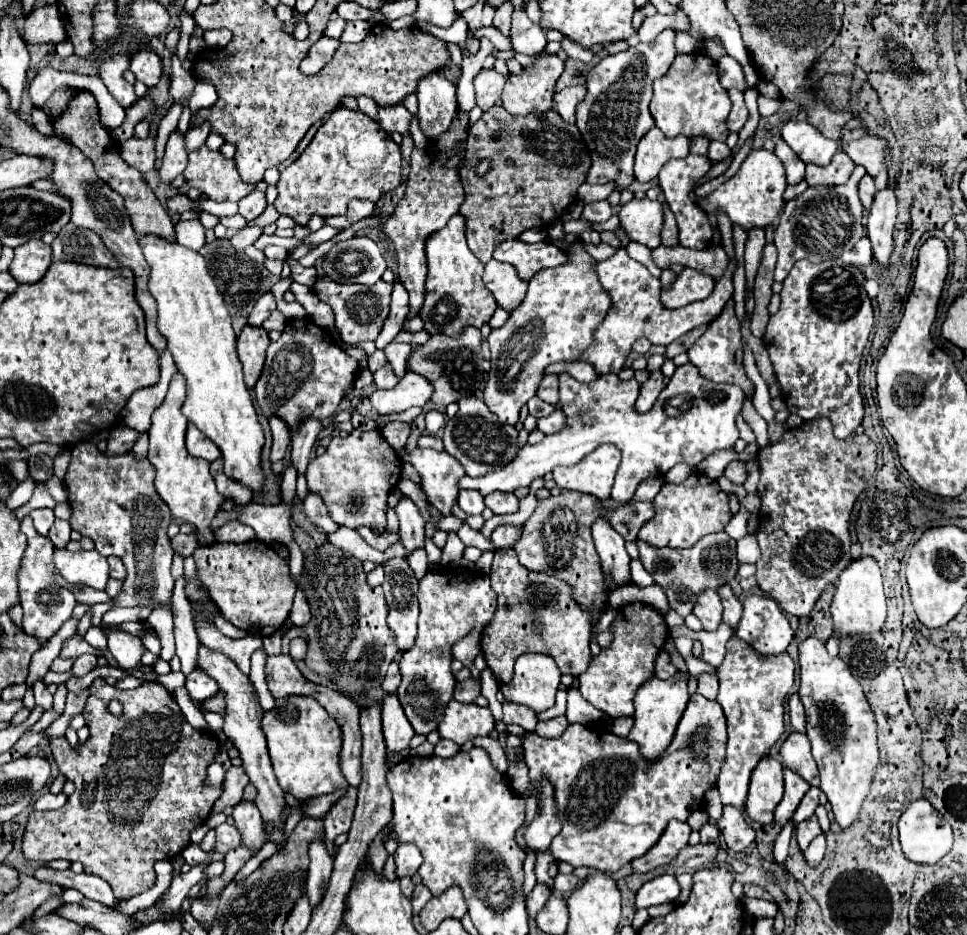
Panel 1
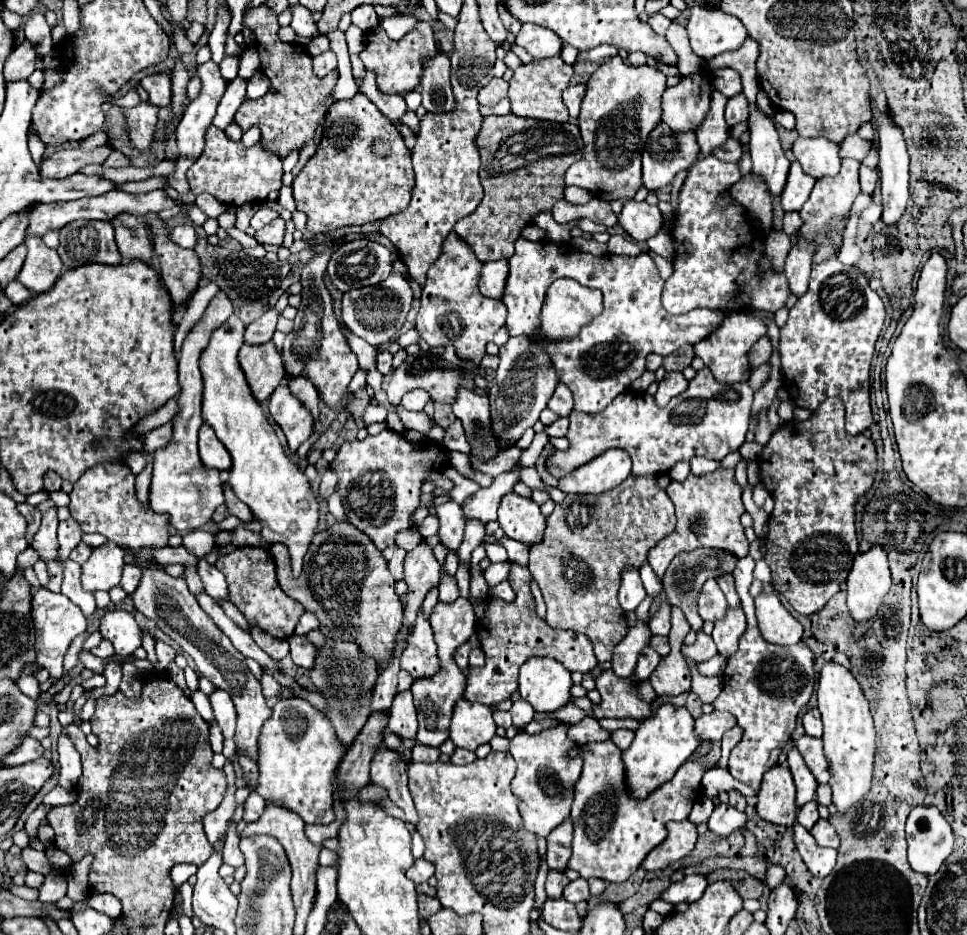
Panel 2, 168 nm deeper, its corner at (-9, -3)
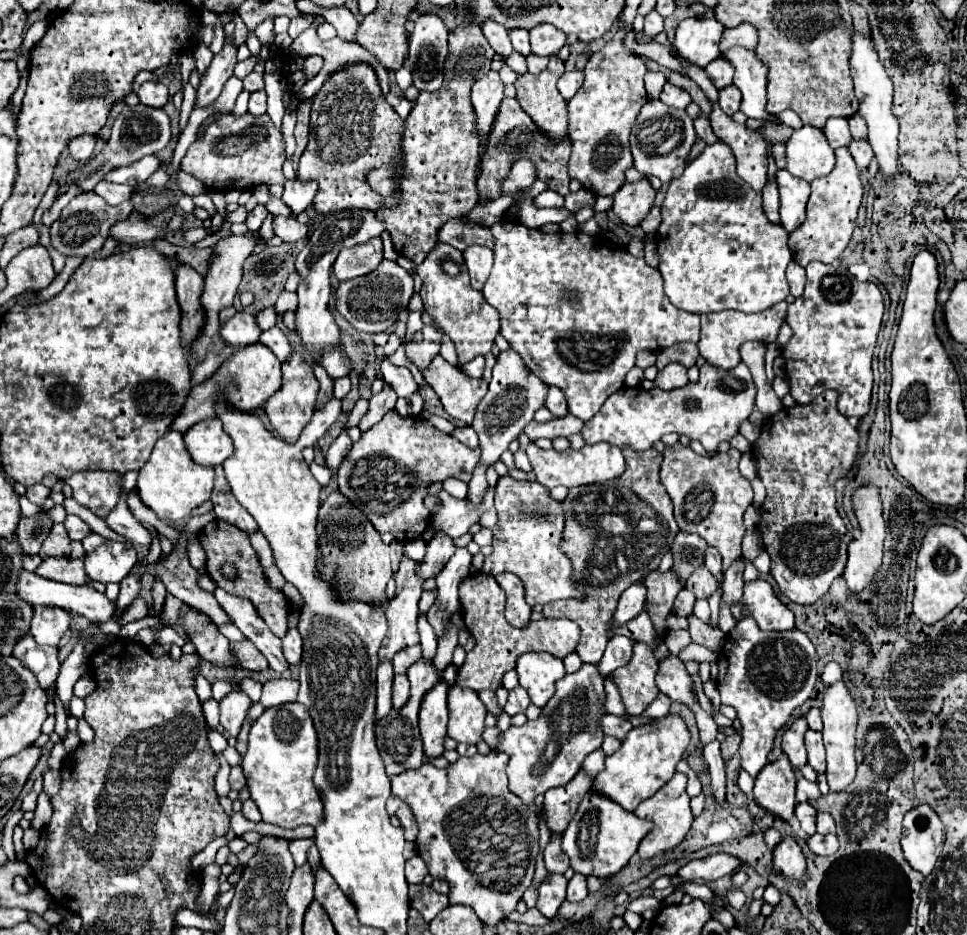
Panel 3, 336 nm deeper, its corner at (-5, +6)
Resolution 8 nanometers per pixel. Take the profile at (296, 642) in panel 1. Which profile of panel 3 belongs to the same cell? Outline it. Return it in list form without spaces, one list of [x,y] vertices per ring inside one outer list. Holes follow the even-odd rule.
[[[290,628],[288,634],[282,638],[282,648],[288,664],[298,664],[302,658],[302,638],[296,628]]]

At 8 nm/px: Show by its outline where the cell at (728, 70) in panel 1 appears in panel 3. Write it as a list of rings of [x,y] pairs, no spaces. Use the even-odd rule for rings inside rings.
[[[716,58],[714,62],[710,62],[706,68],[708,78],[714,82],[714,86],[718,90],[722,90],[724,86],[732,84],[732,76],[734,76],[734,66],[730,66],[730,62],[726,62],[726,58]]]

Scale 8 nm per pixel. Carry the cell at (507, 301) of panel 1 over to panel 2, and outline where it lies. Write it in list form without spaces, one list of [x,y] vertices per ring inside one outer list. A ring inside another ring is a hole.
[[[506,259],[482,263],[480,281],[478,281],[480,293],[492,299],[500,299],[504,285],[506,285]]]

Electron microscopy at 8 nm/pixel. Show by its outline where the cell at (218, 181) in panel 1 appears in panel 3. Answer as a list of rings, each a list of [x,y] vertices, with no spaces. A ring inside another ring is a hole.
[[[232,114],[220,116],[206,128],[202,140],[196,140],[186,156],[182,158],[182,170],[198,178],[208,190],[228,192],[228,190],[244,190],[258,184],[284,184],[286,178],[282,174],[284,164],[284,138],[280,130],[276,130],[268,118],[244,114],[234,118]]]

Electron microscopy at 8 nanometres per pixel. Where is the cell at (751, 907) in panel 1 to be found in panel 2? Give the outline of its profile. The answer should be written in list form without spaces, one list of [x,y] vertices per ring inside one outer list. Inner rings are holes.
[[[768,865],[768,873],[766,873],[766,883],[770,885],[770,889],[774,889],[778,883],[782,883],[786,877],[786,871],[782,865]]]

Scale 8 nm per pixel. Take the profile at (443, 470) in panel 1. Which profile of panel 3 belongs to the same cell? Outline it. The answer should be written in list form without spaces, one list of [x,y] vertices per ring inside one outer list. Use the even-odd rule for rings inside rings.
[[[434,534],[434,538],[430,538],[428,542],[422,566],[418,566],[418,574],[424,578],[438,574],[442,566],[450,560],[454,550],[456,550],[454,538],[446,538],[446,534]]]

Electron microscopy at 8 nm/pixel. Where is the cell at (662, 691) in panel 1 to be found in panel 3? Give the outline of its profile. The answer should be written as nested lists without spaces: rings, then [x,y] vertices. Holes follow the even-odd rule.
[[[666,714],[664,718],[656,718],[650,724],[642,724],[632,728],[620,750],[606,758],[606,768],[594,780],[594,790],[612,798],[626,810],[636,810],[638,804],[656,794],[676,772],[676,764],[682,760],[690,744],[690,730],[686,722],[678,714]]]

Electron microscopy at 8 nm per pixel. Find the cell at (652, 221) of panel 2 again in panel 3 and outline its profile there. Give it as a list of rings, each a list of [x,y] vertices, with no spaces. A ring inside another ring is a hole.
[[[646,180],[624,184],[622,190],[614,194],[612,212],[626,226],[640,226],[640,222],[648,216],[650,208],[654,206],[654,196],[656,192]]]

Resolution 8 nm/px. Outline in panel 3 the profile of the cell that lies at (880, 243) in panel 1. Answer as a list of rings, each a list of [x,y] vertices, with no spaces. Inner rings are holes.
[[[854,34],[854,50],[850,58],[850,68],[852,68],[852,78],[854,78],[854,90],[860,100],[860,110],[858,114],[866,120],[868,124],[868,140],[870,146],[876,154],[880,172],[886,182],[894,180],[894,174],[898,172],[898,120],[892,114],[892,80],[884,72],[884,66],[878,60],[874,42],[866,36]]]

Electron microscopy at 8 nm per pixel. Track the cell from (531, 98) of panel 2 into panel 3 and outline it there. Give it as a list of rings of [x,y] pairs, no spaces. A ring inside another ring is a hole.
[[[550,56],[550,64],[544,72],[540,72],[538,76],[534,76],[530,72],[520,74],[514,84],[516,86],[516,100],[520,102],[524,112],[530,114],[530,118],[538,124],[538,128],[554,140],[564,138],[566,130],[568,130],[568,104],[558,94],[558,88],[556,88],[556,82],[562,76],[562,72],[564,72],[564,62],[558,56]]]

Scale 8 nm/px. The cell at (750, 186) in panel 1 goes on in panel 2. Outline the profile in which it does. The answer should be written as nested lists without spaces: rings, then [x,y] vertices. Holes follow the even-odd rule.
[[[750,103],[748,107],[750,107],[748,117],[750,155],[754,161],[752,173],[766,179],[772,197],[780,197],[782,187],[786,185],[790,161],[784,157],[774,121],[766,117],[756,103]]]

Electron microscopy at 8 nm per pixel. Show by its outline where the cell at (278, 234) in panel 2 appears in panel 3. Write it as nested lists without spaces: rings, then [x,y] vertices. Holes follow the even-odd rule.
[[[274,216],[272,220],[272,226],[274,226],[274,234],[278,238],[282,238],[284,242],[298,242],[302,238],[306,238],[308,234],[308,226],[306,224],[298,224],[294,220],[294,216]]]

